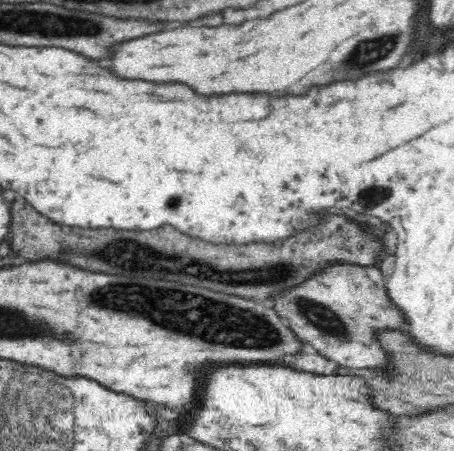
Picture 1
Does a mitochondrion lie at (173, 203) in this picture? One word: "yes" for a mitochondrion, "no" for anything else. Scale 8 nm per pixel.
yes

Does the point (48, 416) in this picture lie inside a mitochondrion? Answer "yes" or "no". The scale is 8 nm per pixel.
yes

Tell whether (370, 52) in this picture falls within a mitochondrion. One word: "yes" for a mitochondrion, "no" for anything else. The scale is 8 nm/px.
yes

